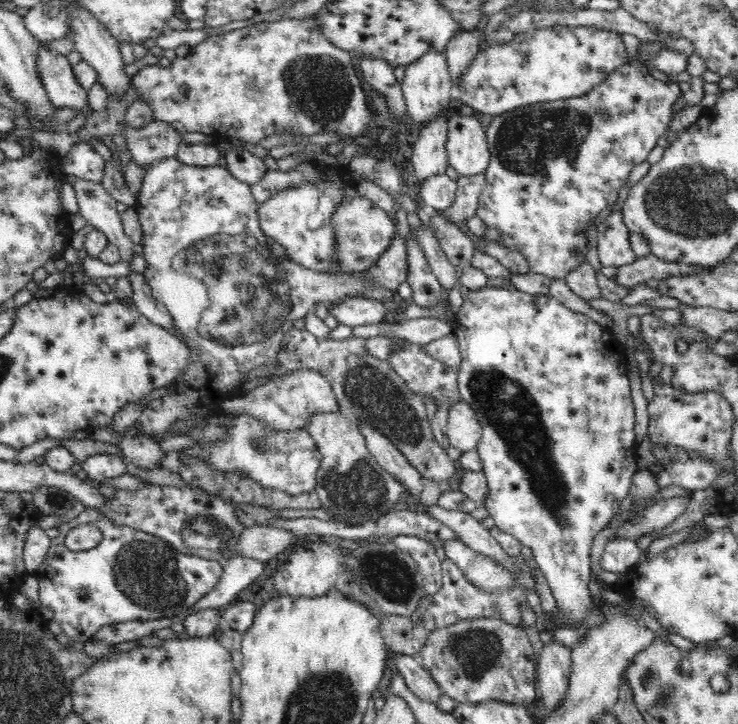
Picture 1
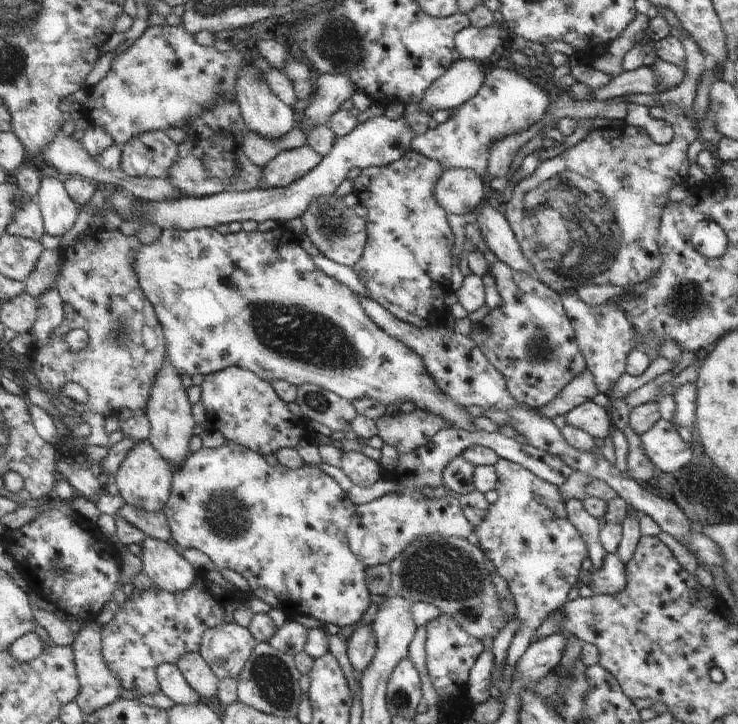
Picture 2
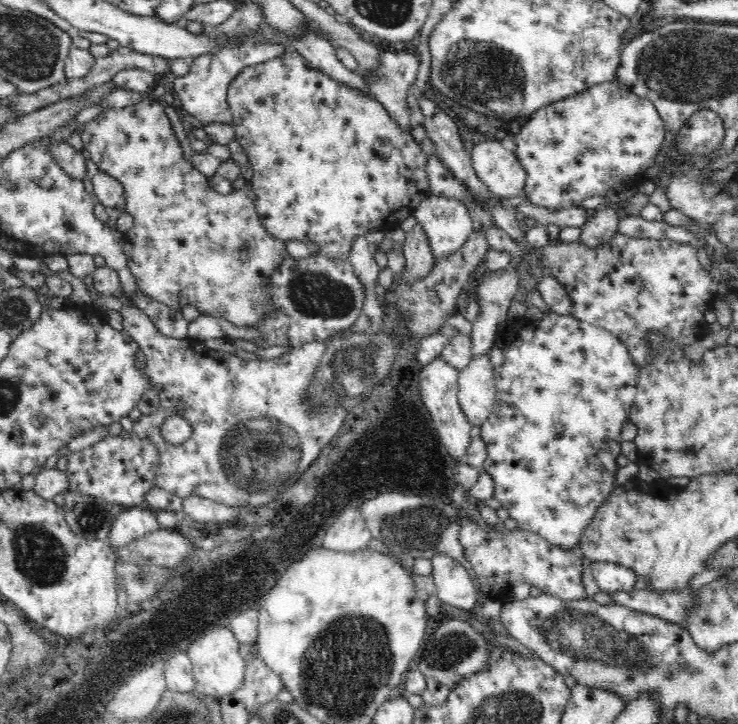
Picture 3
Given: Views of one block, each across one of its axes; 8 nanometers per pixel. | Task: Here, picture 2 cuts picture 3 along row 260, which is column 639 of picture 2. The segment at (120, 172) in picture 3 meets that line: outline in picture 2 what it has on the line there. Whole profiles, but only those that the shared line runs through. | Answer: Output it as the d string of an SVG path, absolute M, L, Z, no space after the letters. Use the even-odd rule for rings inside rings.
M667 104L667 106L655 106L655 108L649 108L649 116L655 118L655 120L661 120L663 124L671 126L673 130L673 138L669 144L665 146L659 146L653 142L653 138L649 134L645 134L643 130L627 130L627 128L611 128L611 126L605 126L603 130L593 130L573 148L565 150L563 154L551 158L551 160L545 160L541 162L541 166L537 166L529 176L525 176L523 180L519 180L513 188L513 194L509 198L509 202L505 204L507 206L507 212L505 212L505 218L509 220L509 226L519 242L519 248L523 252L523 256L527 258L527 262L533 266L533 272L535 276L539 278L541 284L545 284L547 288L551 288L553 292L557 294L577 294L577 288L585 284L613 284L613 286L623 286L623 288L631 288L631 286L637 286L641 282L645 282L647 278L651 278L659 268L661 268L661 254L659 254L659 222L661 222L661 212L663 208L667 206L669 198L667 198L667 192L673 188L673 186L683 186L685 184L685 178L687 178L687 170L689 170L689 160L687 160L687 146L697 138L697 130L693 128L693 122L689 120L689 116L675 104Z

